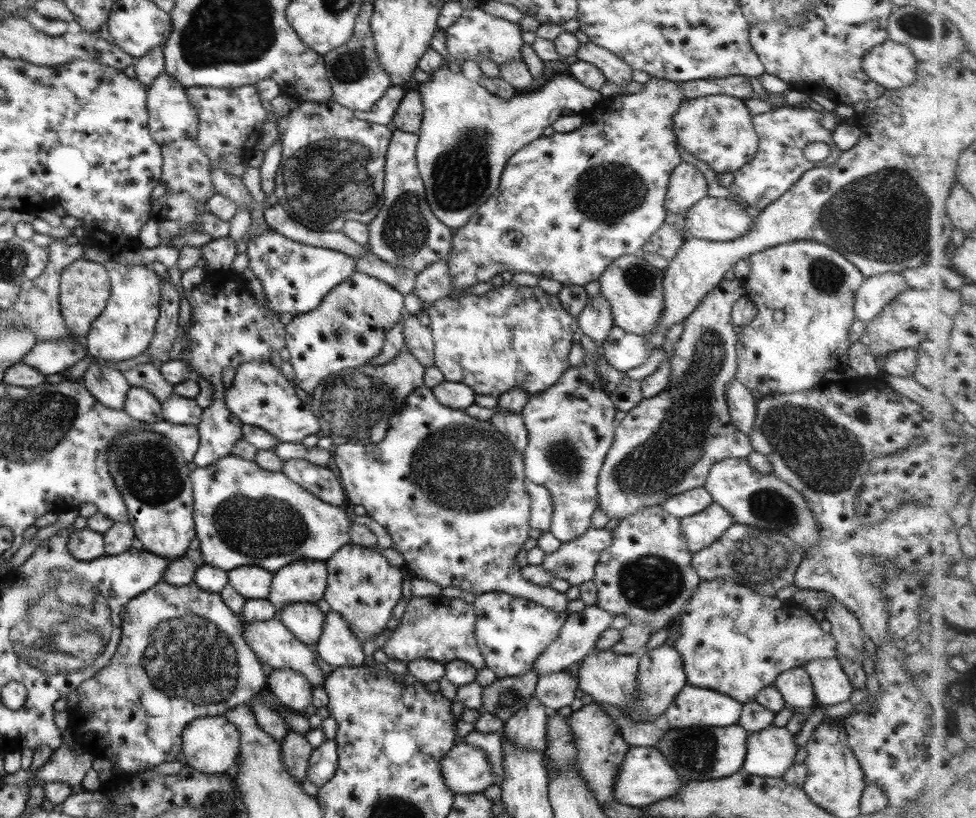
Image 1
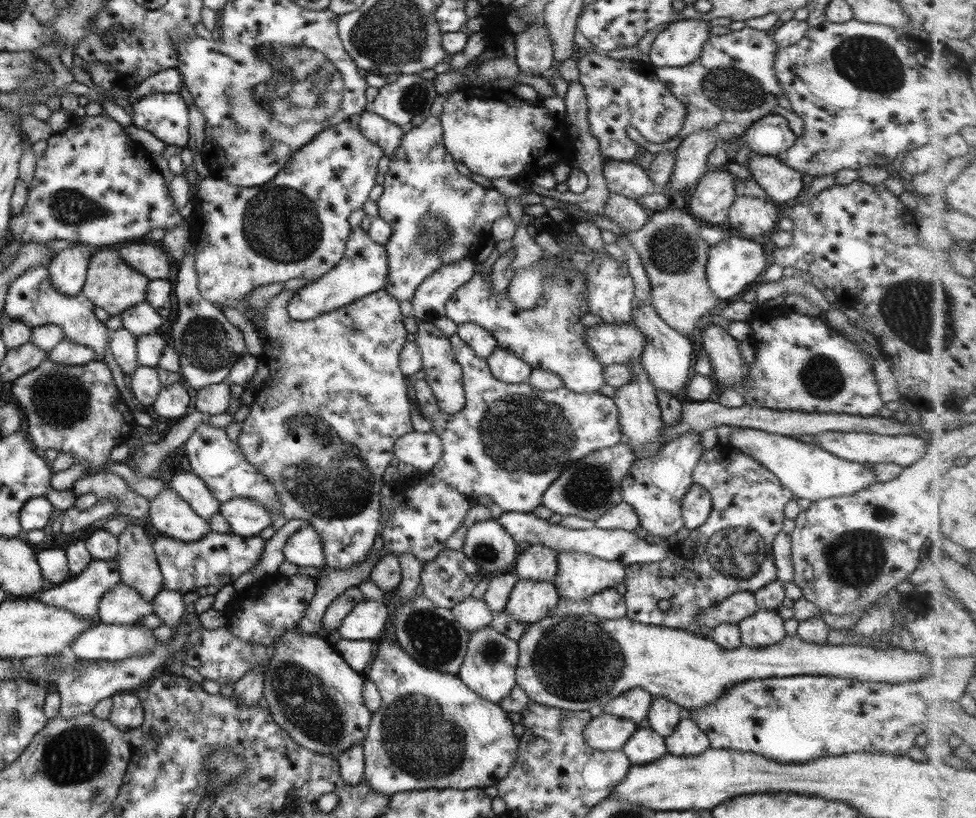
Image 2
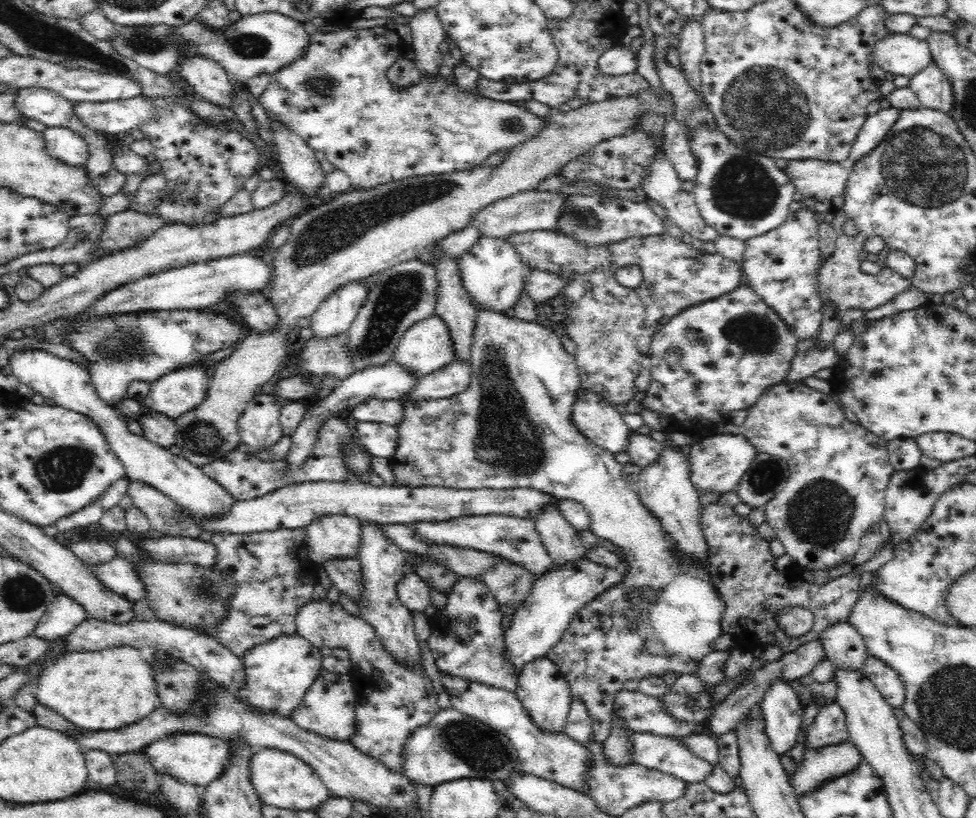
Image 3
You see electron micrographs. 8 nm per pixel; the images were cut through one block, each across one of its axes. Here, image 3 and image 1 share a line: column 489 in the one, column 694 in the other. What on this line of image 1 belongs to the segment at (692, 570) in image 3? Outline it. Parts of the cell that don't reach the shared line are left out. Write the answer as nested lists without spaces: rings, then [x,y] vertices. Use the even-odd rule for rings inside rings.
[[[736,278],[722,280],[713,290],[707,291],[695,310],[682,322],[682,333],[673,344],[673,354],[669,357],[669,385],[651,398],[642,398],[618,418],[613,442],[599,469],[596,486],[599,510],[607,514],[607,518],[620,521],[637,510],[659,505],[673,495],[702,487],[709,469],[716,462],[724,458],[745,458],[754,451],[748,435],[735,430],[730,422],[725,400],[725,388],[734,379],[736,371],[737,334],[733,330],[730,314],[733,303],[743,296],[743,292],[742,280]]]

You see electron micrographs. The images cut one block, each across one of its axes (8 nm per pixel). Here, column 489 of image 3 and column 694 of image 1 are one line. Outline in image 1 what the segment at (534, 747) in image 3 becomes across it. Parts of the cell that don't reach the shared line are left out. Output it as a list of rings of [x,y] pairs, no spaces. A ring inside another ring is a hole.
[[[686,684],[667,706],[662,718],[667,729],[698,725],[724,728],[738,722],[741,708],[742,704],[727,694]]]

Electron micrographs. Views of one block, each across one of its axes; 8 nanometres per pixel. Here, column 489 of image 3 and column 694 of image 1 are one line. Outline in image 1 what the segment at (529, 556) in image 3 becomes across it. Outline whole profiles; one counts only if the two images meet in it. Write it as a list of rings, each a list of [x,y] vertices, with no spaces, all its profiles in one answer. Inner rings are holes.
[[[715,502],[697,514],[679,519],[682,537],[692,553],[715,542],[733,523],[731,514]]]

